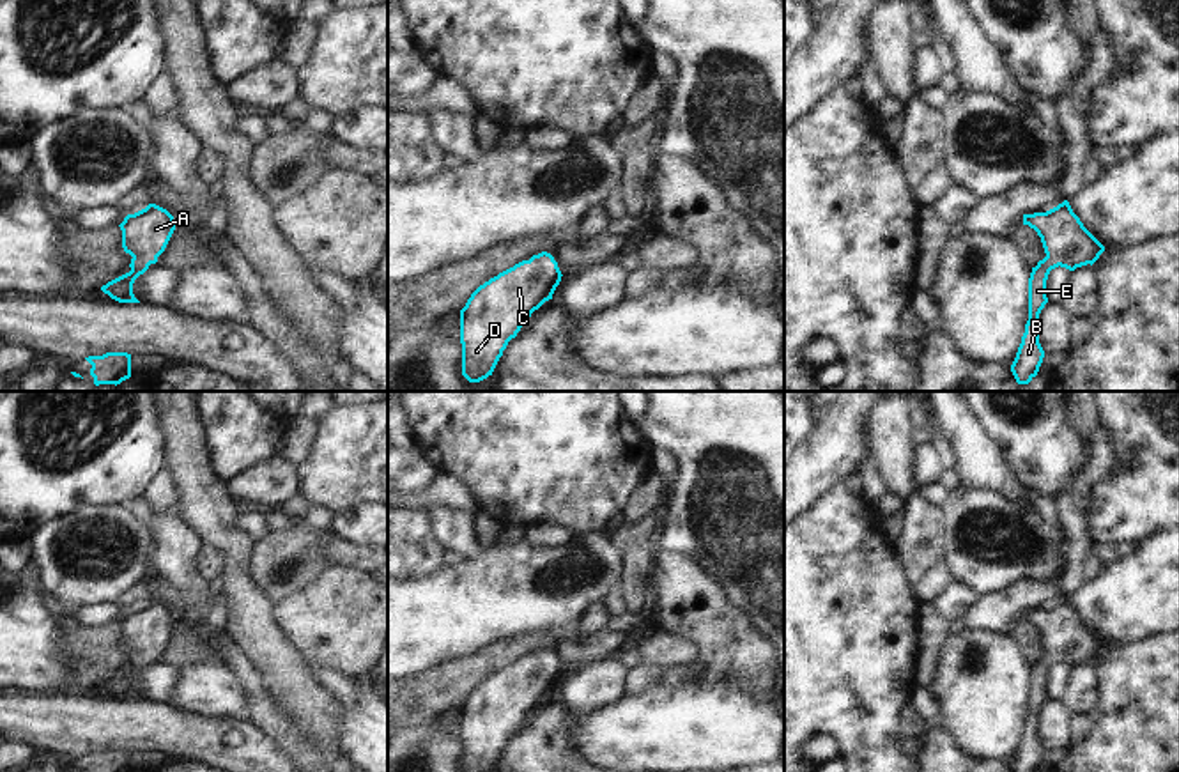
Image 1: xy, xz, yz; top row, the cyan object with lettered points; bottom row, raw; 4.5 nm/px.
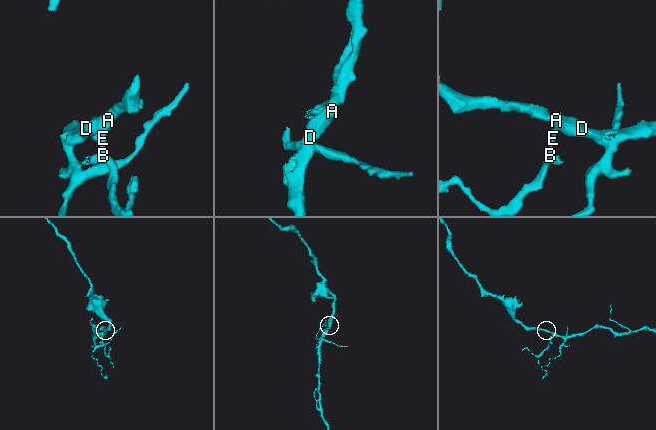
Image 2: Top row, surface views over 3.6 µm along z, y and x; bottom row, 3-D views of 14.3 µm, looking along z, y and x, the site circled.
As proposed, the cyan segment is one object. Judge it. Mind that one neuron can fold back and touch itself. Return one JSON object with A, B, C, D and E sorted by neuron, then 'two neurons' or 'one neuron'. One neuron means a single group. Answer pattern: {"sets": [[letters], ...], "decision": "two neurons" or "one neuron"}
{"sets": [["A", "B", "C", "D", "E"]], "decision": "one neuron"}

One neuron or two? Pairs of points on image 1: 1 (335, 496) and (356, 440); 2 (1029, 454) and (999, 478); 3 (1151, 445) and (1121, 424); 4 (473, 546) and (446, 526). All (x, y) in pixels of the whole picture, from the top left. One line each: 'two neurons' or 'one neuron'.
1: one neuron
2: two neurons
3: one neuron
4: one neuron

